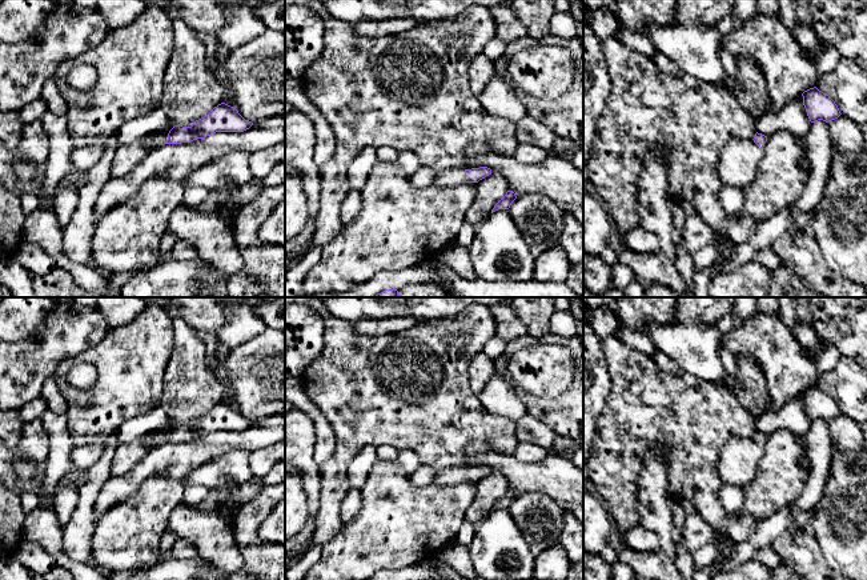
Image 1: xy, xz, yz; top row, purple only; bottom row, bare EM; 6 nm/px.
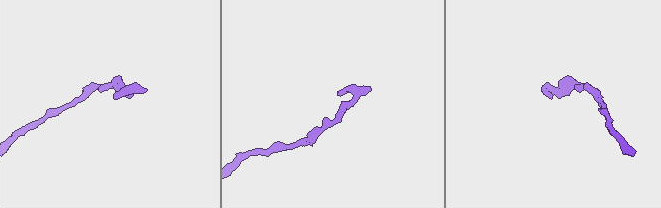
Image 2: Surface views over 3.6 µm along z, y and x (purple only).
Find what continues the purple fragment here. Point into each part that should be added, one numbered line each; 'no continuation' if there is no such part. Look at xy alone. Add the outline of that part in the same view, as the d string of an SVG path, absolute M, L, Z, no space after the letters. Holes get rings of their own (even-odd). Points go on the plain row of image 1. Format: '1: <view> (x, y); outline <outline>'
1: xy (156, 439); outline M154 432L154 433L145 435L143 437L143 441L149 447L149 449L152 449L154 447L165 444L166 439L168 439L168 433Z

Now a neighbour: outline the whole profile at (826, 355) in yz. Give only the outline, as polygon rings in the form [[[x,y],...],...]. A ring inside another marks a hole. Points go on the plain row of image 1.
[[[798,323],[794,327],[794,337],[806,352],[815,356],[819,375],[835,368],[840,357],[839,351],[831,343],[822,340],[814,328]]]

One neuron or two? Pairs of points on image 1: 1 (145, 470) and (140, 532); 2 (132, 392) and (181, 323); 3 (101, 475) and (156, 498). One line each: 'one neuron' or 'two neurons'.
1: two neurons
2: two neurons
3: two neurons

